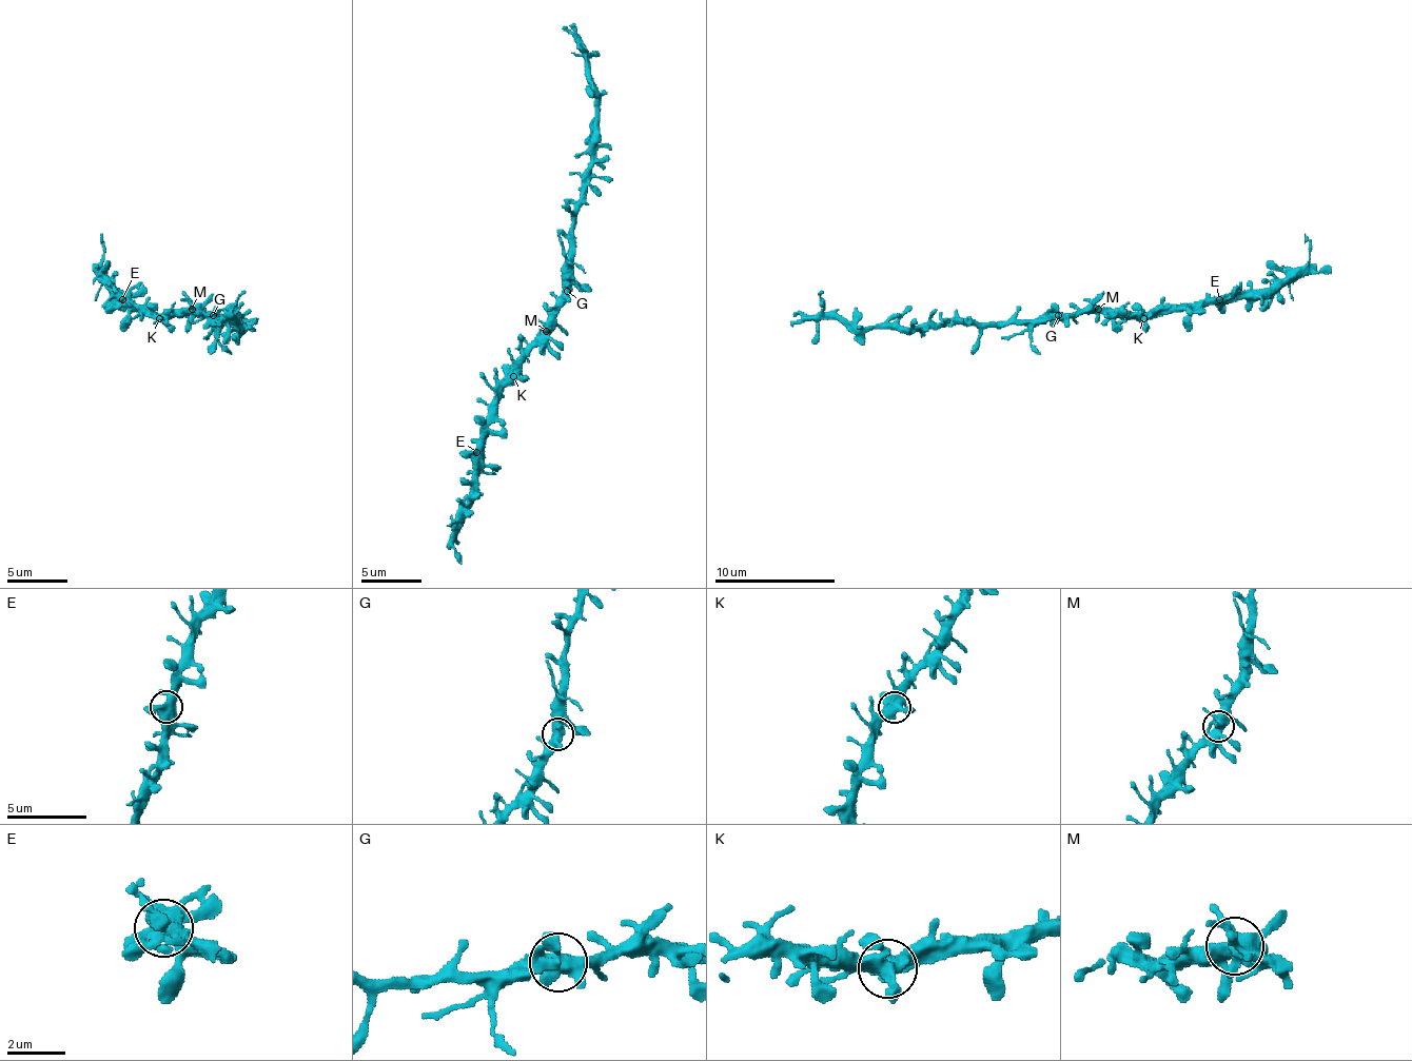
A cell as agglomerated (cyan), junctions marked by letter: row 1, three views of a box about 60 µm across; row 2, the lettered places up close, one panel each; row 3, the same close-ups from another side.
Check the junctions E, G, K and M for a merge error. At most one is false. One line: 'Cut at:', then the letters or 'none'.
Cut at: none

